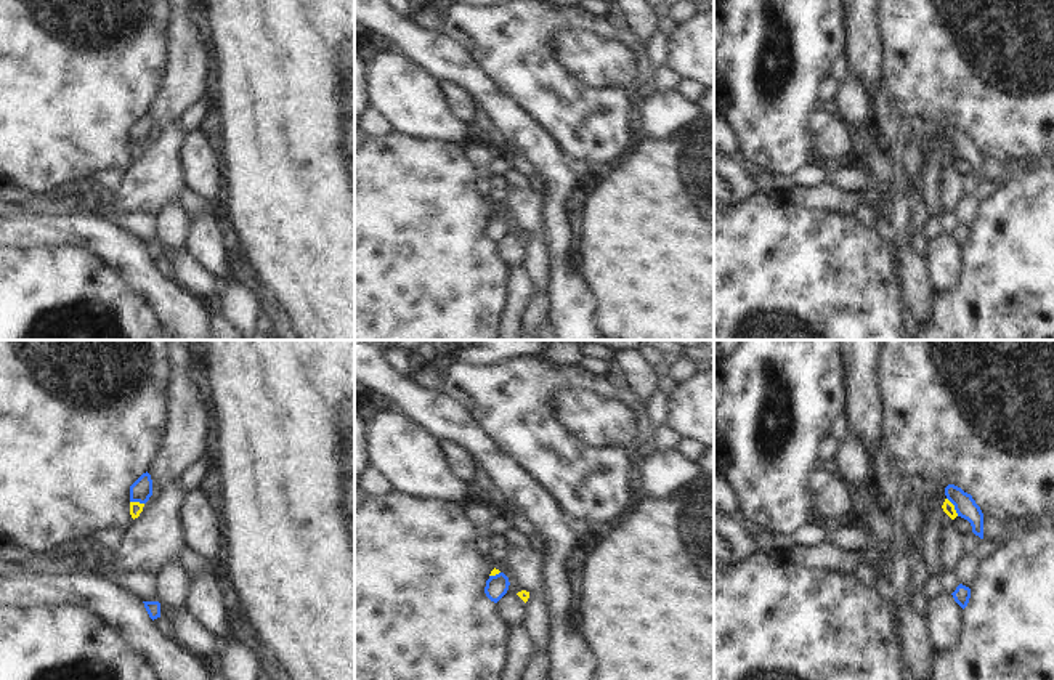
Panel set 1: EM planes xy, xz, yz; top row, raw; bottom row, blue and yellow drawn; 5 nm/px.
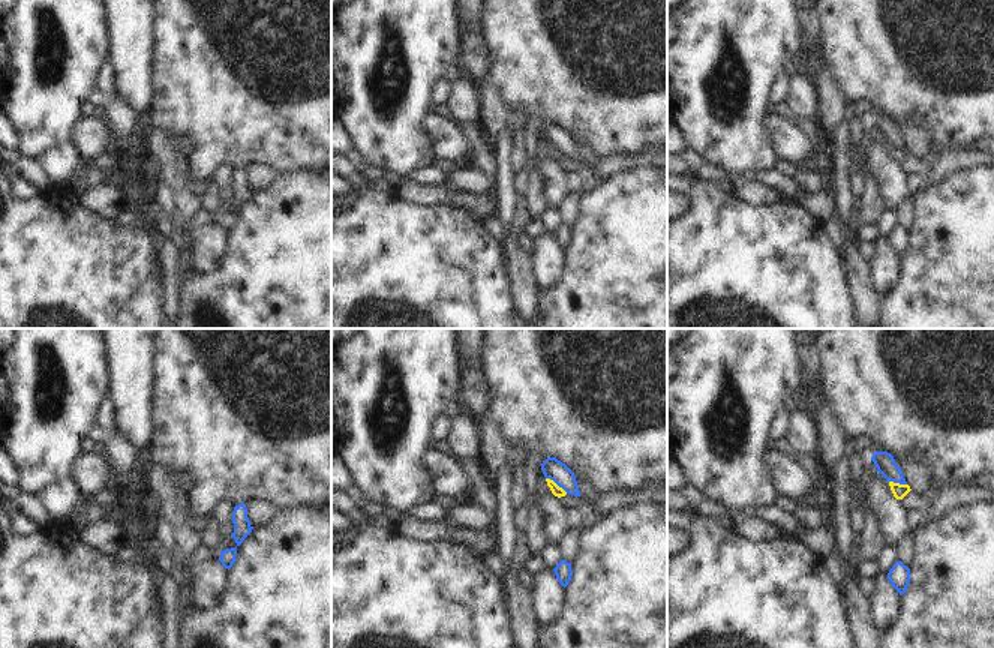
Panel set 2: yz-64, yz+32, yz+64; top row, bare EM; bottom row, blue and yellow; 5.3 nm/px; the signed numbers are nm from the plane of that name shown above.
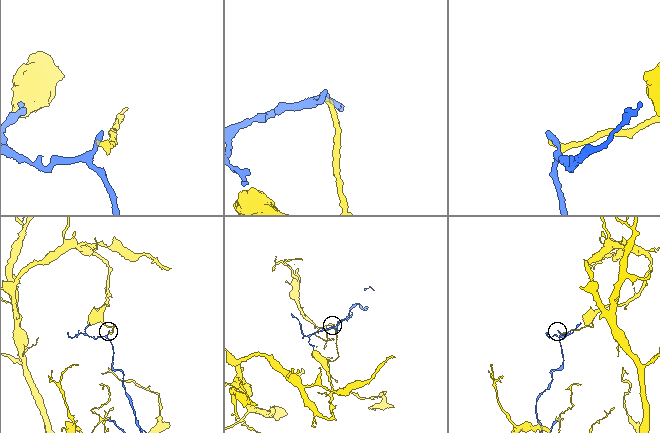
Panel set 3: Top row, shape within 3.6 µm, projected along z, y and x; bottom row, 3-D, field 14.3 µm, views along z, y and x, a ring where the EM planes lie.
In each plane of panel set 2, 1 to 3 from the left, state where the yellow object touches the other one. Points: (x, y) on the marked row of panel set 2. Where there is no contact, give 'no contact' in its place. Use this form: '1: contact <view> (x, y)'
1: no contact
2: contact yz+32 (556, 483)
3: contact yz+64 (898, 482)

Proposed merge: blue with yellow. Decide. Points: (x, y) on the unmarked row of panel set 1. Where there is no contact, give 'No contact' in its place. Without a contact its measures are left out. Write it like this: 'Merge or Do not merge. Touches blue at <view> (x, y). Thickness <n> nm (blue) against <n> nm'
Do not merge. Touches blue at yz (955, 148). Thickness 110 nm (blue) against 60 nm.

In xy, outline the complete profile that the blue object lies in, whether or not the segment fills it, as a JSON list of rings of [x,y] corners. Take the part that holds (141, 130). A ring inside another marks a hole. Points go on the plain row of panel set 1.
[[[146,112],[130,127],[130,143],[146,144],[152,136],[152,120]]]

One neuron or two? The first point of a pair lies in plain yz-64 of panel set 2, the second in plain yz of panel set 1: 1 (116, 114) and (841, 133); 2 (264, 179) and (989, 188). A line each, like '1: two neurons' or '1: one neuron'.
1: two neurons
2: two neurons

